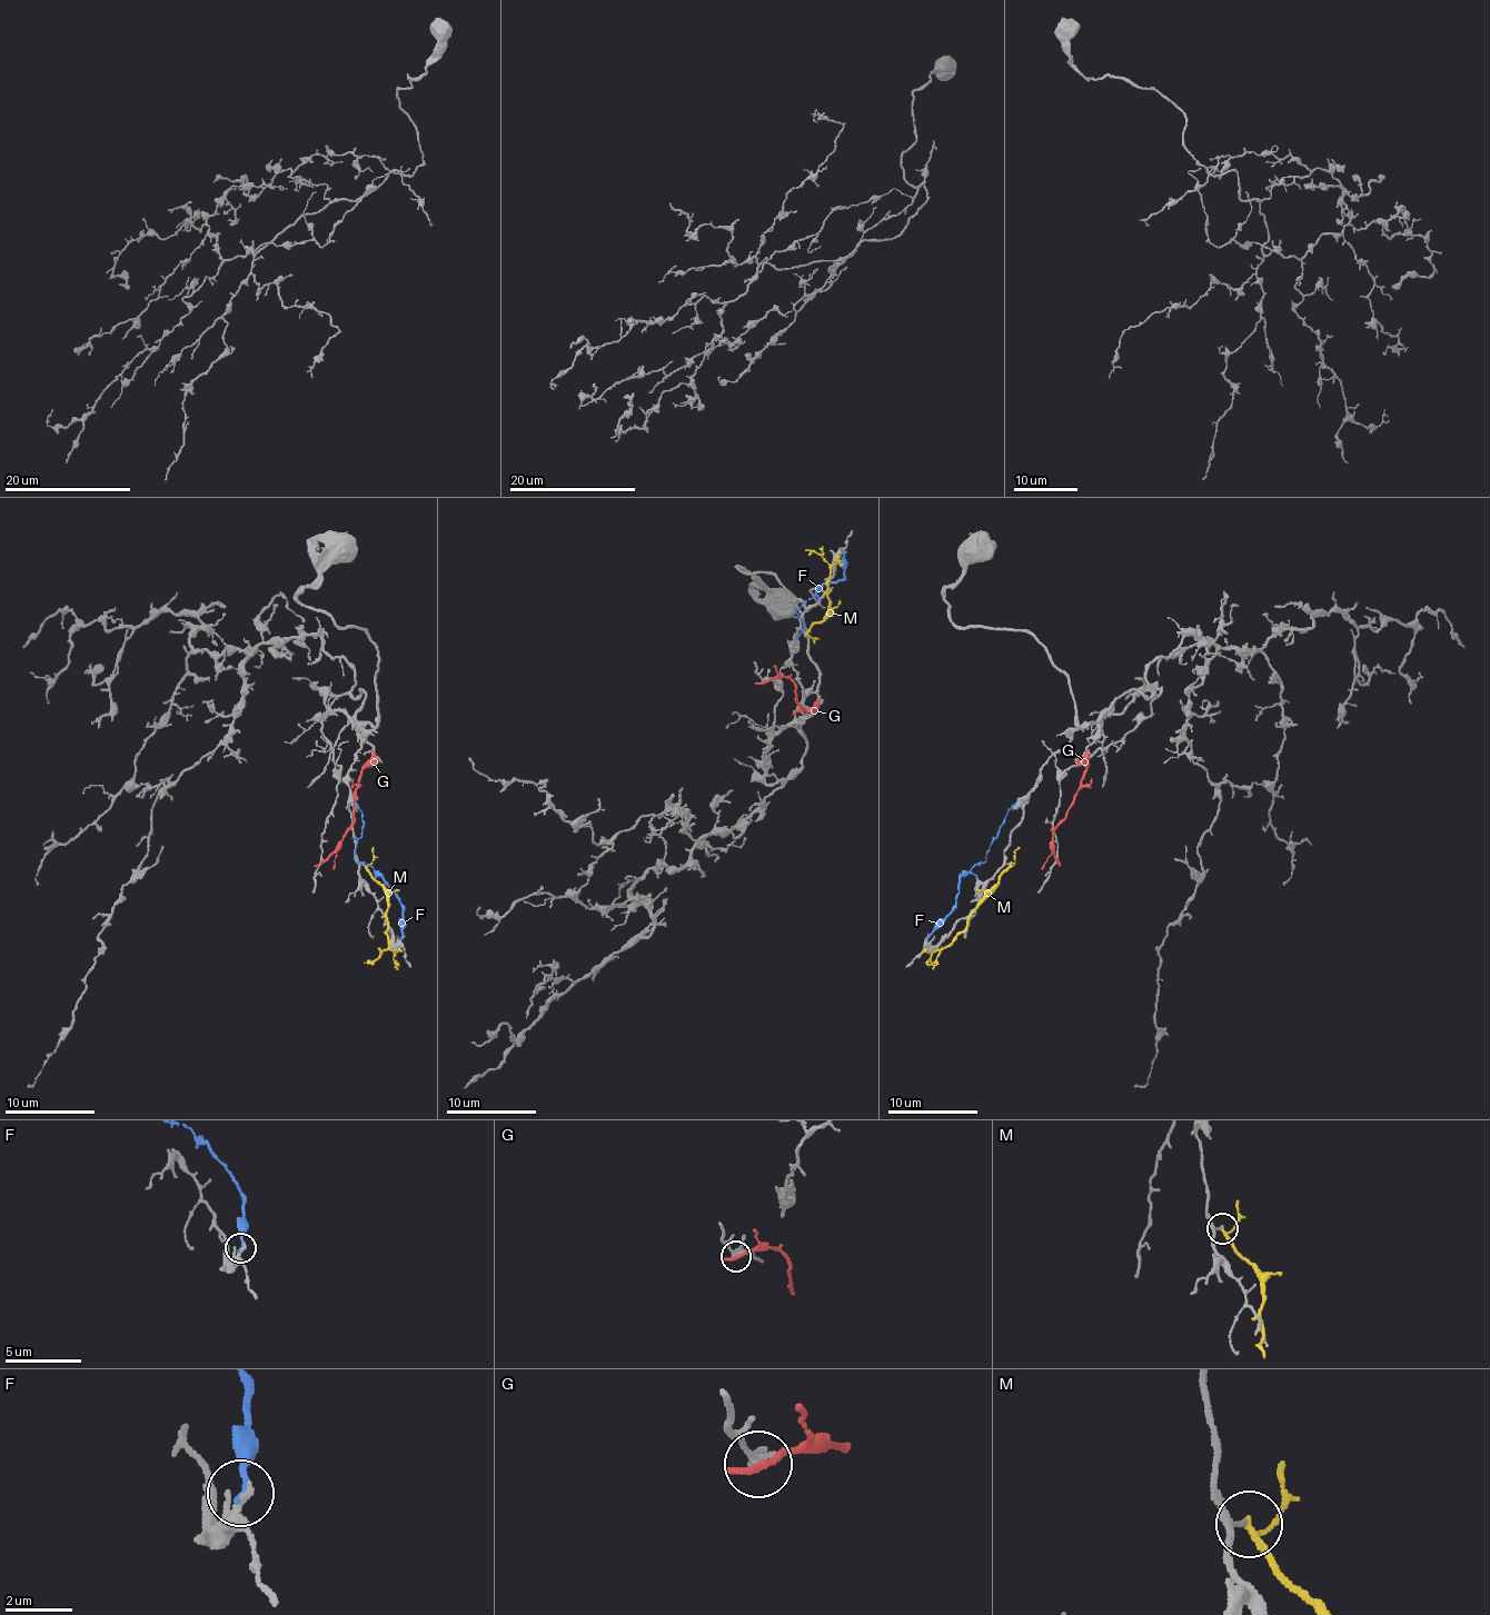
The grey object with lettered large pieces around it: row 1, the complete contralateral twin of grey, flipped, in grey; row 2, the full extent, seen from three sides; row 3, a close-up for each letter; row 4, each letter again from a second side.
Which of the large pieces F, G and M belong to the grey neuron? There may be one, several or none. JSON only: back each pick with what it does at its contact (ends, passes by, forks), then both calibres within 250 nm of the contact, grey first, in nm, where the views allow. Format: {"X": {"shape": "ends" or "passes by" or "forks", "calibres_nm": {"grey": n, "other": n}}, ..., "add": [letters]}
{"add": []}

